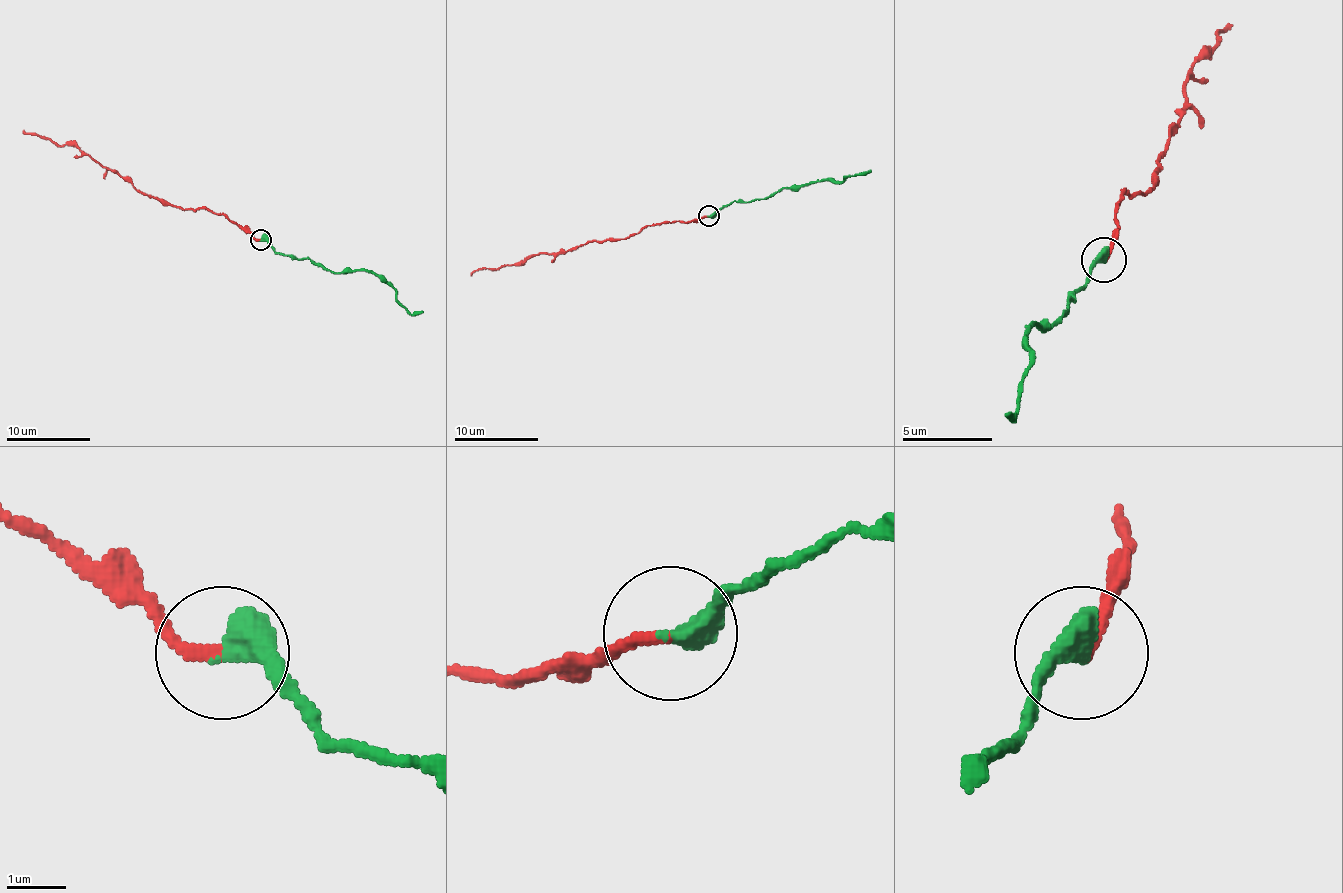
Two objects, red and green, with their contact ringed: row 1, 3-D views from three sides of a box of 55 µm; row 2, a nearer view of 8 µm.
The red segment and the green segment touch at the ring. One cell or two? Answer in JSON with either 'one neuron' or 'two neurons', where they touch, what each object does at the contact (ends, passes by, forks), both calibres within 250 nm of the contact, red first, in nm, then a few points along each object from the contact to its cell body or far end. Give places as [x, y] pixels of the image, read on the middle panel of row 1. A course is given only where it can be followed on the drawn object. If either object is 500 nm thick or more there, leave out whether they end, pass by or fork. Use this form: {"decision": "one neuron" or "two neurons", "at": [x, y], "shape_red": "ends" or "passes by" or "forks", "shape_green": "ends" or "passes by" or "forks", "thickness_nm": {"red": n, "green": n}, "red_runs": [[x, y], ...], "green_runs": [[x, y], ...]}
{"decision": "two neurons", "at": [709, 216], "shape_red": "ends", "shape_green": "ends", "thickness_nm": {"red": 200, "green": 480}, "red_runs": [[709, 215], [644, 226], [625, 238], [588, 240], [569, 251], [537, 253], [522, 261], [476, 270], [470, 276]], "green_runs": [[709, 215], [724, 205], [768, 198], [783, 188], [842, 182], [844, 177], [871, 169]]}

